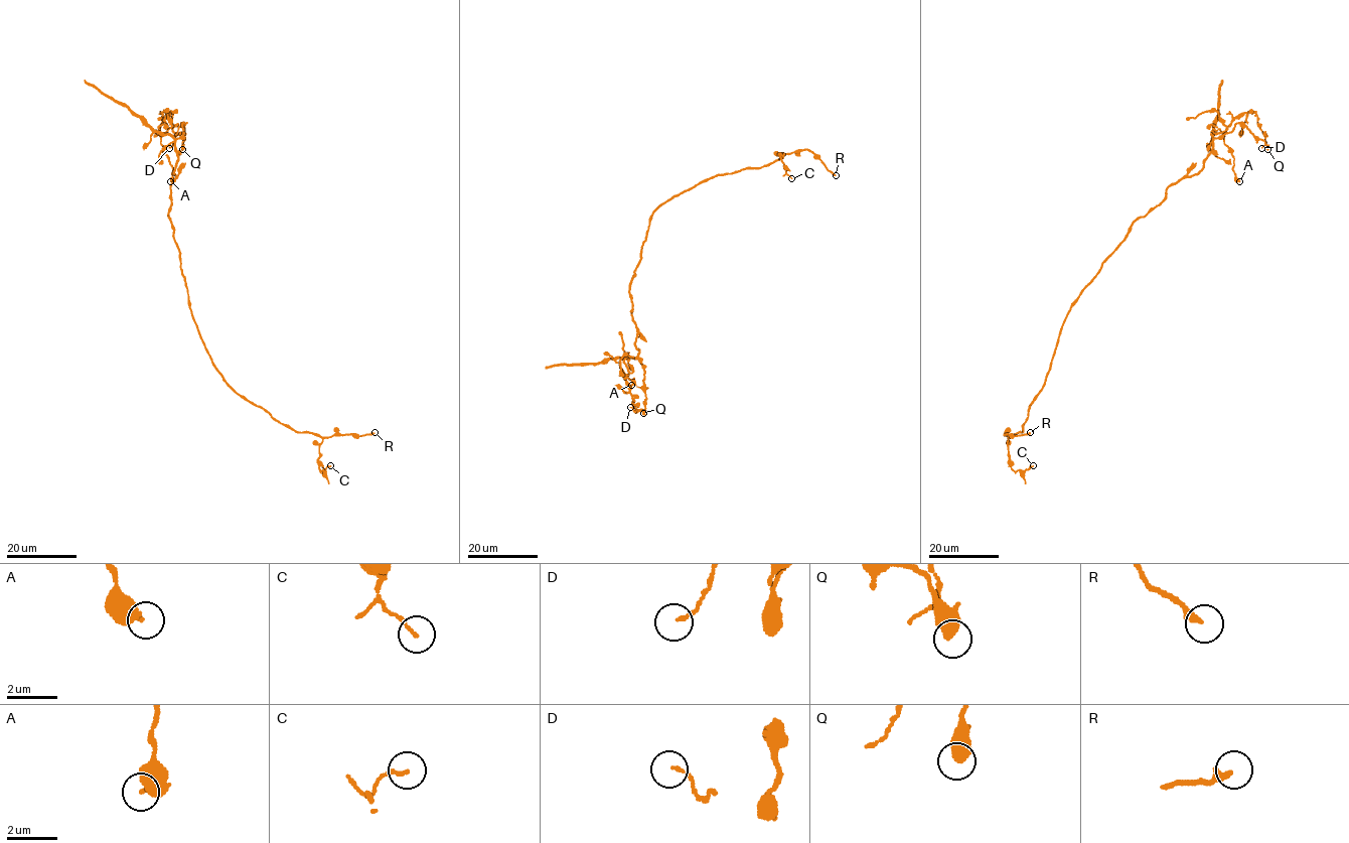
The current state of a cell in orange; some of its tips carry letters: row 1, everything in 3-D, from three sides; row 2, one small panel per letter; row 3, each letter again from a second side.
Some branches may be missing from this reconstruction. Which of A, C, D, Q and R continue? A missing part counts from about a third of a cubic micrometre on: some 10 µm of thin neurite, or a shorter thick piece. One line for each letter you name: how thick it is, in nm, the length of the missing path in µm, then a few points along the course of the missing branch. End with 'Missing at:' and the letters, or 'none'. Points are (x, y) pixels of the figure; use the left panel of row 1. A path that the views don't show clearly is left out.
Missing at: none

